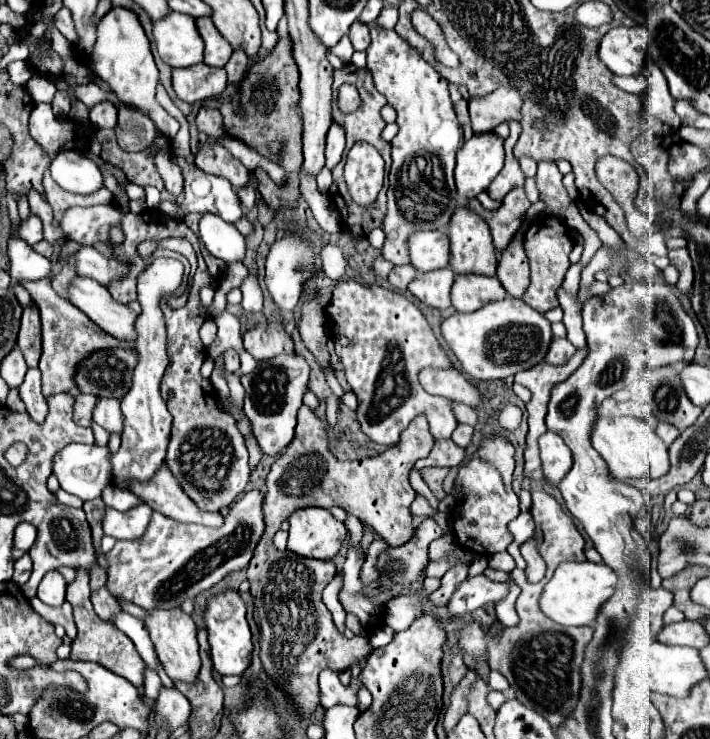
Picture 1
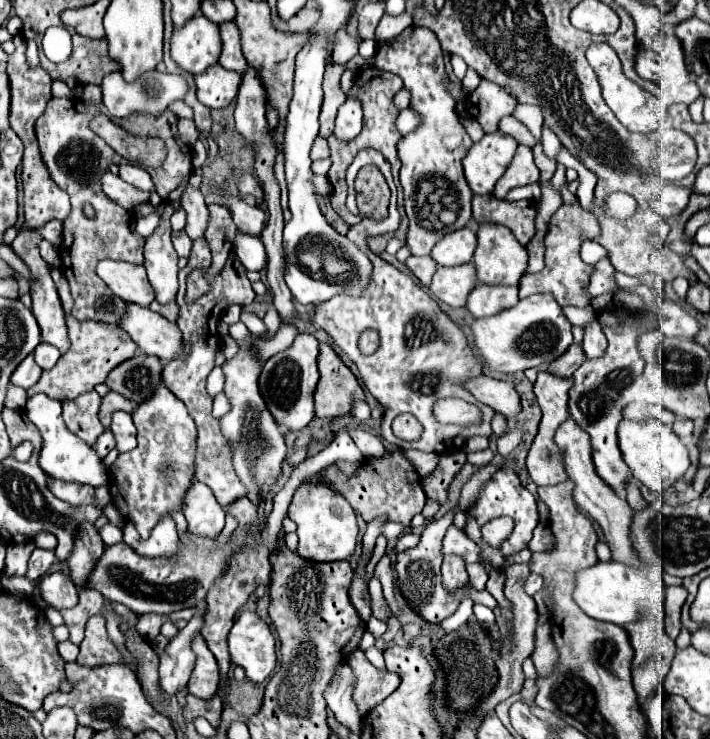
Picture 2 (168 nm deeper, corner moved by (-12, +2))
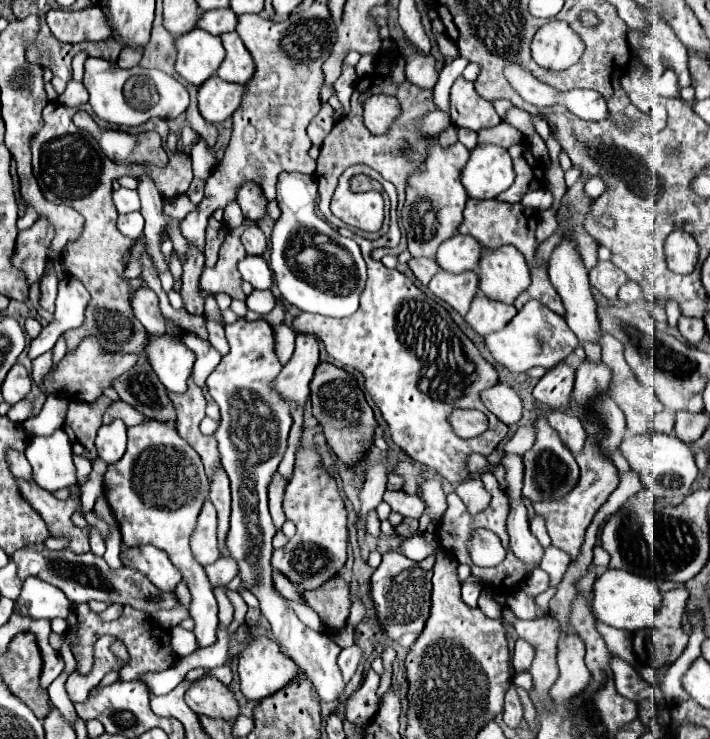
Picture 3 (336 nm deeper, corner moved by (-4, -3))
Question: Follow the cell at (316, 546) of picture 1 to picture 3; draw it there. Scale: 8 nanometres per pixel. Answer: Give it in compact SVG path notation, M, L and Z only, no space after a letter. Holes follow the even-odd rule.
M300 448L296 452L294 476L284 492L284 514L296 524L294 538L272 554L272 566L280 570L292 582L298 582L304 590L322 586L328 578L338 574L346 562L348 550L348 526L346 508L338 494L336 480L320 466L320 456L314 450Z

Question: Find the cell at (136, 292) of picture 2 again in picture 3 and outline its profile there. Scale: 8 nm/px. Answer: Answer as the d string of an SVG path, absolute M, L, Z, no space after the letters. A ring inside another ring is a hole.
M140 286L136 292L132 292L132 310L134 316L142 322L142 326L152 332L152 334L164 334L164 320L160 318L160 308L158 308L158 296L148 288Z

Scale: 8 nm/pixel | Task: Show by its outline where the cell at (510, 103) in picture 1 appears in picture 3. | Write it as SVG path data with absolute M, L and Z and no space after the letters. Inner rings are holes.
M458 78L450 90L450 116L456 126L476 132L500 124L494 104L478 96L474 84L466 82L464 78Z

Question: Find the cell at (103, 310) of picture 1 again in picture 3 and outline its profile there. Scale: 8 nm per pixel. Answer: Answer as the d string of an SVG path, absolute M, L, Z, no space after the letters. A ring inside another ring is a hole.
M150 334L148 344L144 344L144 354L158 374L160 382L172 392L184 392L186 380L192 374L194 352L184 346L182 340L174 340L168 334Z

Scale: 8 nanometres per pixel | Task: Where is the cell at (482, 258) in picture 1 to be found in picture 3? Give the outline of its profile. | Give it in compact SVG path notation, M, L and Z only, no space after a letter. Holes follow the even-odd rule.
M512 246L484 248L478 262L480 290L492 298L512 304L516 296L528 288L530 272L524 256Z

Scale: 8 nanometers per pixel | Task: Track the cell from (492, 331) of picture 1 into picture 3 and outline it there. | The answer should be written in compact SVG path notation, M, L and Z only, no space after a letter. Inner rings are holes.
M530 300L502 330L488 334L484 338L484 344L498 364L514 374L520 374L534 366L542 366L546 370L556 366L578 346L578 338L562 316L558 316L550 308L544 308L544 304L540 304L538 300Z

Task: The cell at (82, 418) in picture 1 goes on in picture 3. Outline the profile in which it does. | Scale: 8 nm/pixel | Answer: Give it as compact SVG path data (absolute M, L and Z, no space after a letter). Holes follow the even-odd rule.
M116 400L108 406L108 410L104 412L104 424L110 424L114 418L120 418L126 426L136 426L144 420L144 416L140 412L136 412L130 404L126 404L122 400Z

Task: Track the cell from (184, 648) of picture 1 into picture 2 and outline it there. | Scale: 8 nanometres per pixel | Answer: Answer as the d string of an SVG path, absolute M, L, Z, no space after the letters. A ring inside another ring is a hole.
M202 637L194 639L194 649L198 653L198 661L192 671L188 691L200 699L212 699L220 683L220 669L218 669L216 657L212 655L212 651L208 649Z

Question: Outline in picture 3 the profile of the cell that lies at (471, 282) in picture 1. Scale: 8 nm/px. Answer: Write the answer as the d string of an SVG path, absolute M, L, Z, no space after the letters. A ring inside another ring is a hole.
M478 294L472 300L470 312L464 316L464 320L480 334L486 336L490 332L496 332L500 328L504 328L512 318L516 316L516 308L504 302L496 302L496 300L488 300L486 296Z

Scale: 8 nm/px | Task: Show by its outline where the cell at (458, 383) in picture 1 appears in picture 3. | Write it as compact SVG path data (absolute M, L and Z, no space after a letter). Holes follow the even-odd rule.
M498 382L496 386L488 388L486 392L482 392L480 400L506 426L512 426L512 424L516 424L522 418L522 402L520 402L518 394L514 392L514 388L506 386L506 384Z

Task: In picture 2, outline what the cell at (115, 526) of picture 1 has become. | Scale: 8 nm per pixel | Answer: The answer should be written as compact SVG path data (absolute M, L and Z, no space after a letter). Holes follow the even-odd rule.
M172 517L162 519L158 527L152 529L152 535L148 539L140 539L140 535L136 535L136 527L132 527L132 523L126 523L124 543L130 545L142 557L152 557L152 559L178 557L178 533L176 533L176 523Z

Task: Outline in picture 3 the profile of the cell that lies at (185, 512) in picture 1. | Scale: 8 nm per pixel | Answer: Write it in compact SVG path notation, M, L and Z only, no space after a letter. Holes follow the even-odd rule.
M206 500L202 506L196 530L190 536L190 548L202 566L216 562L220 556L216 544L216 508L210 500Z

